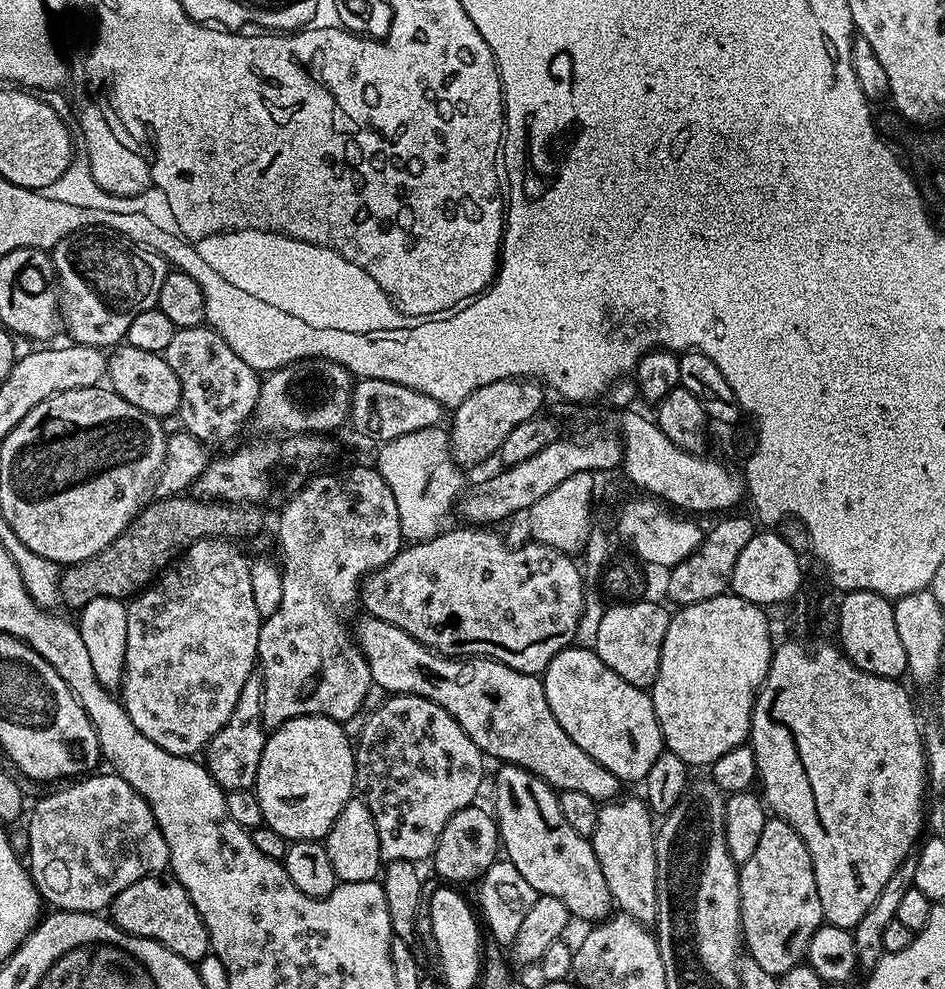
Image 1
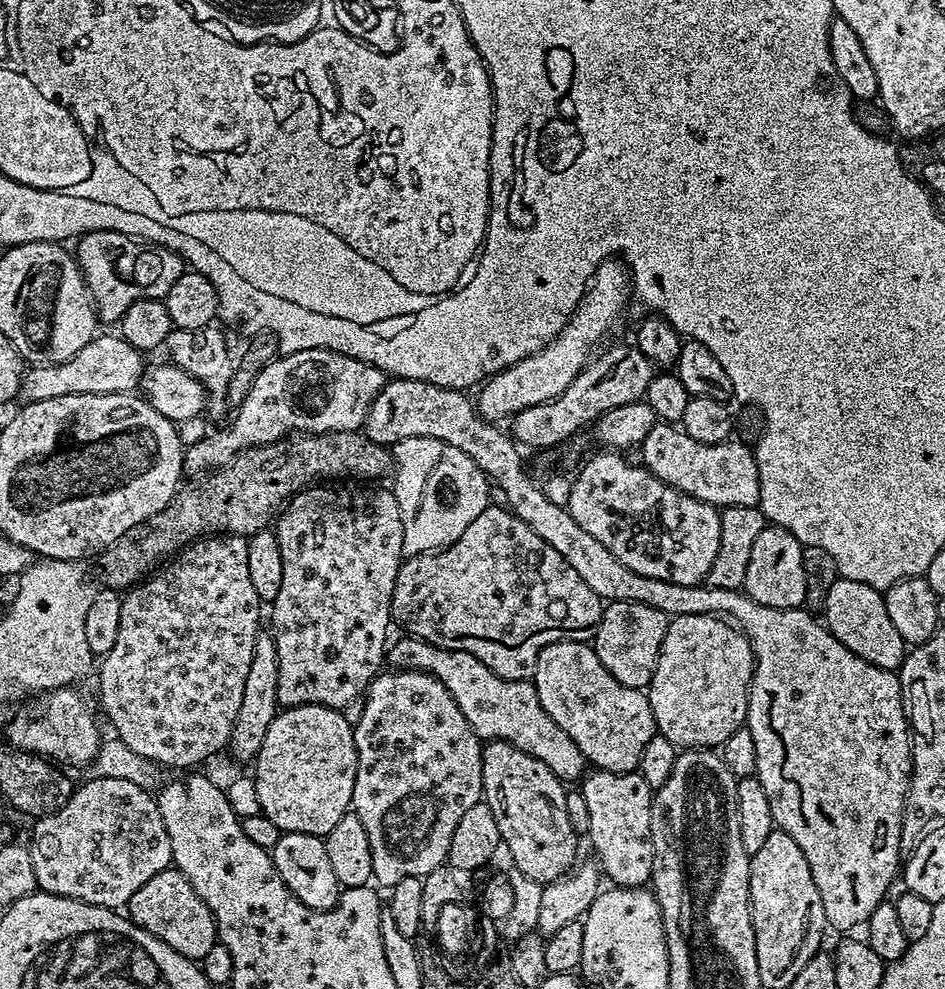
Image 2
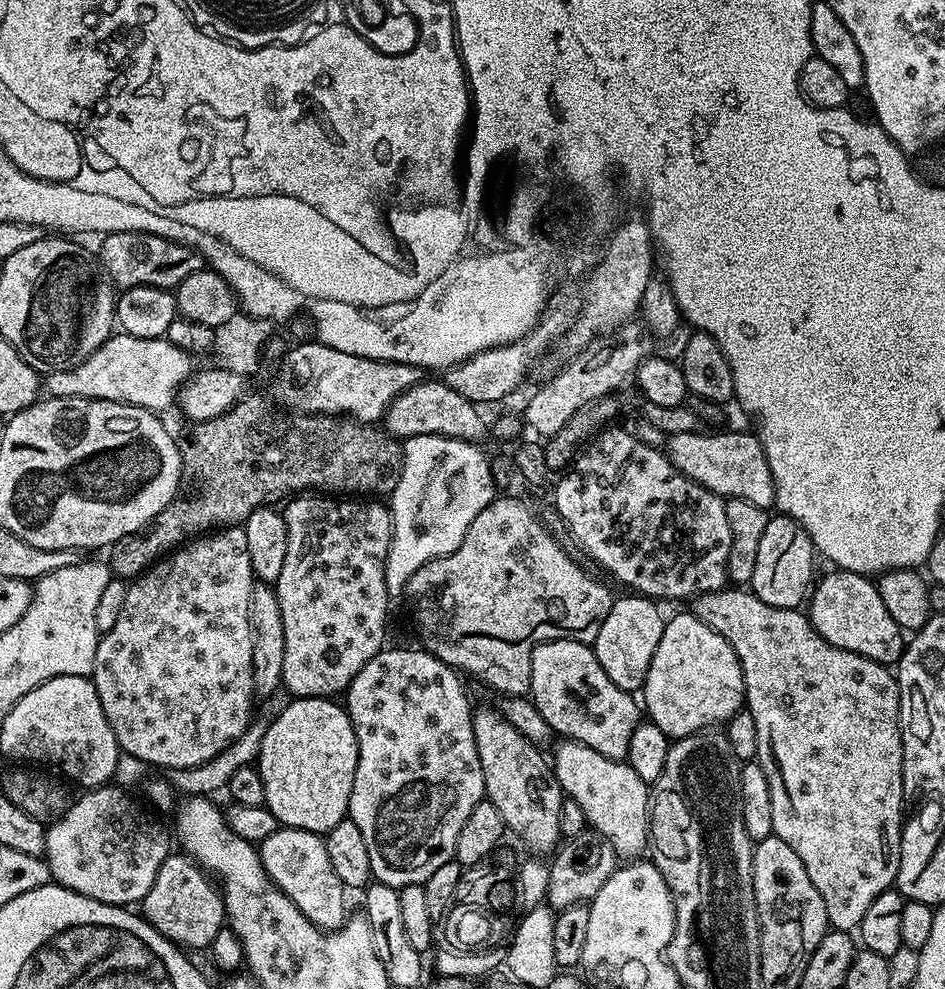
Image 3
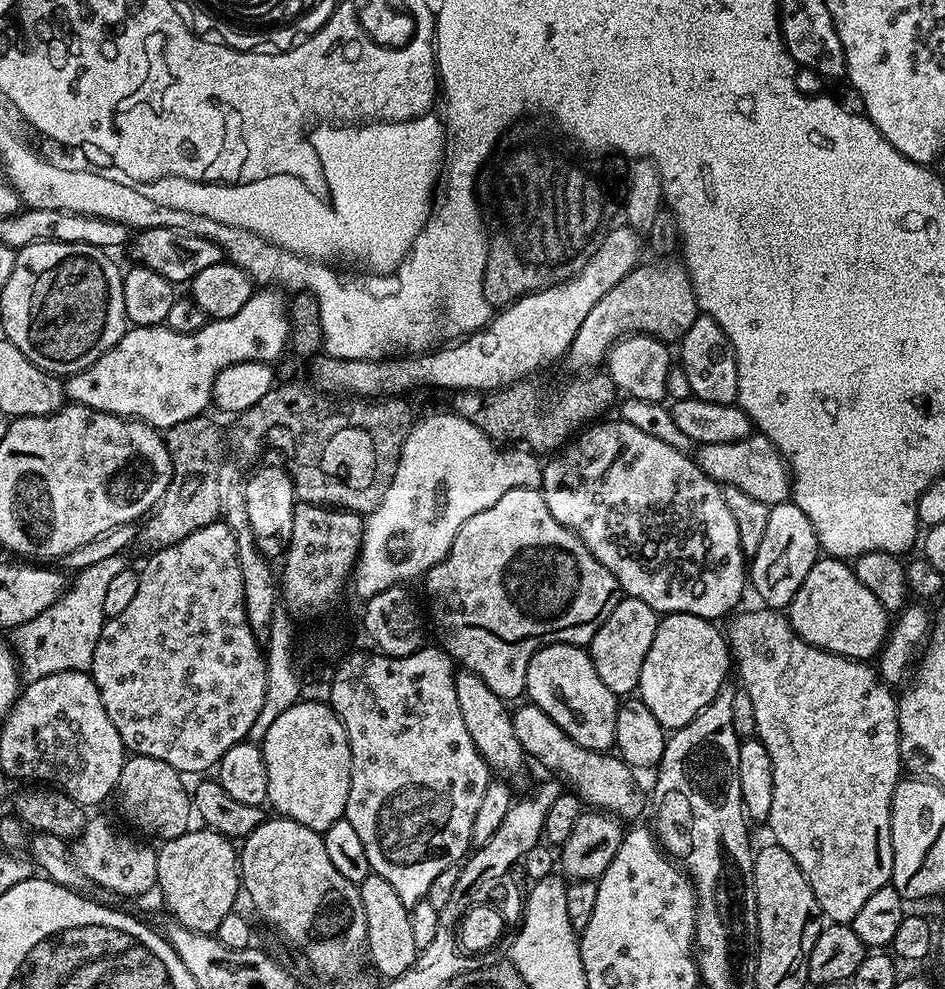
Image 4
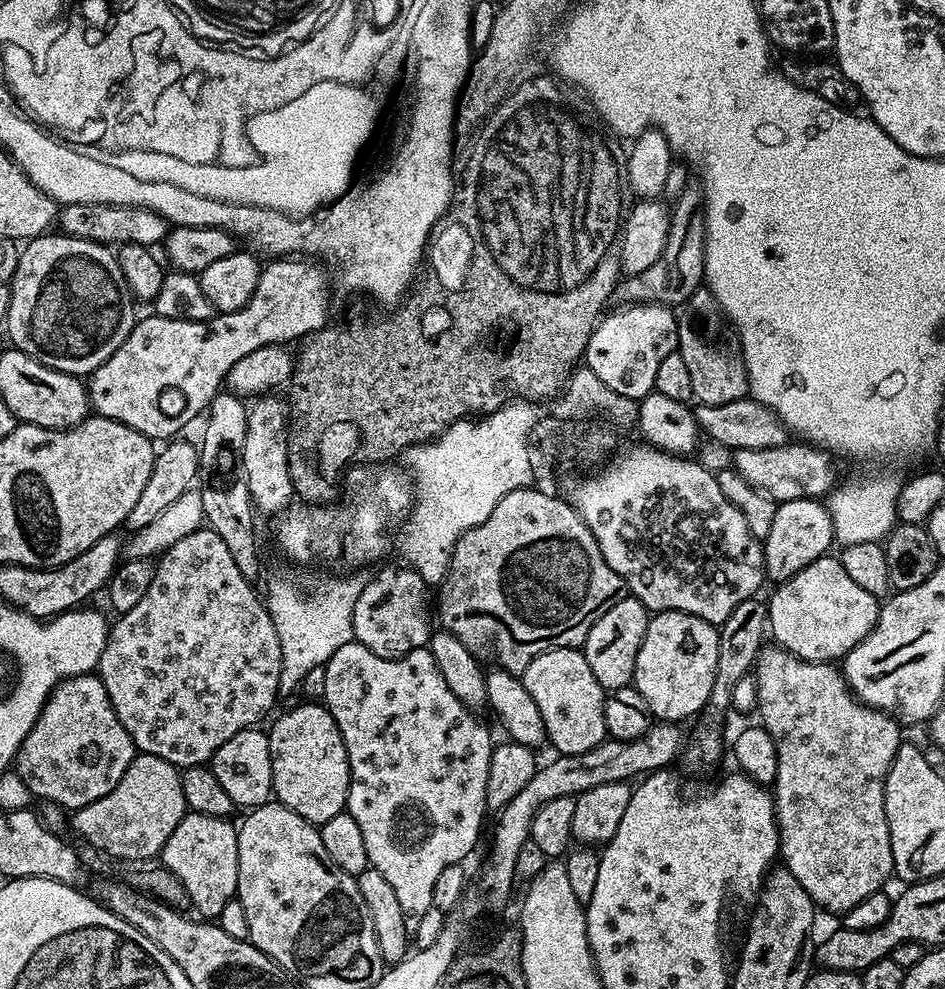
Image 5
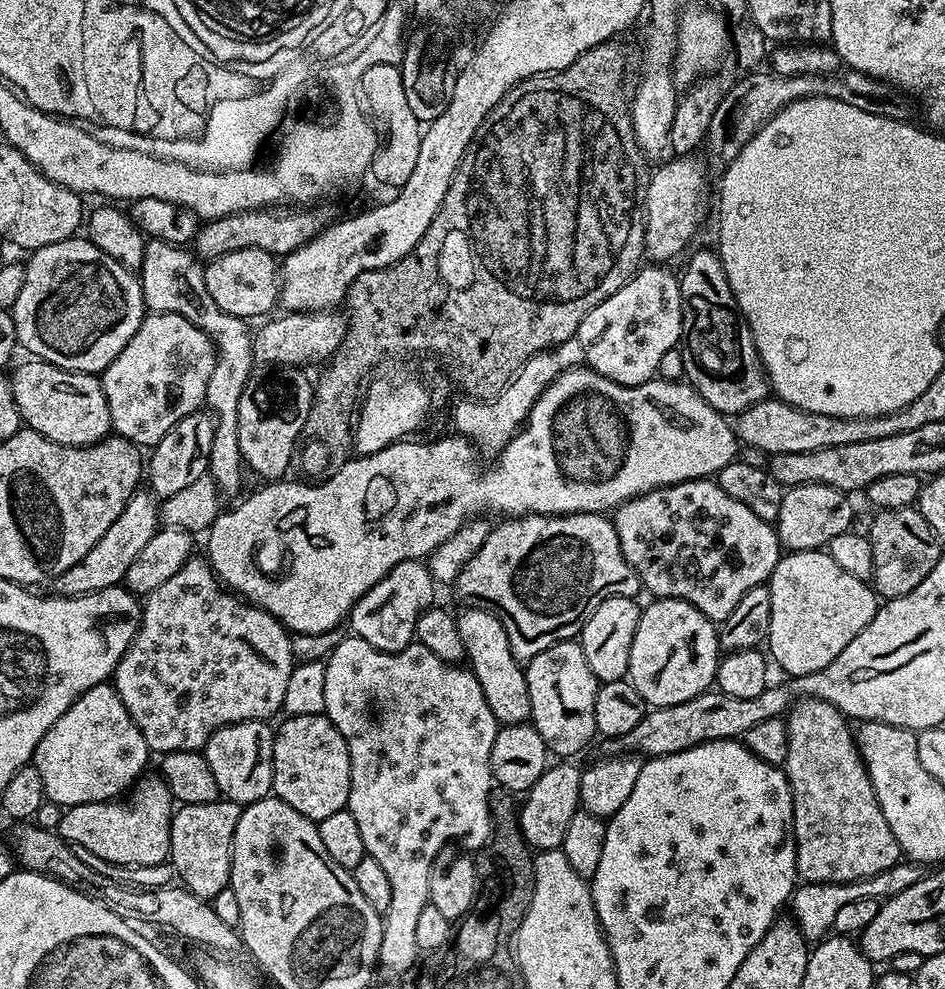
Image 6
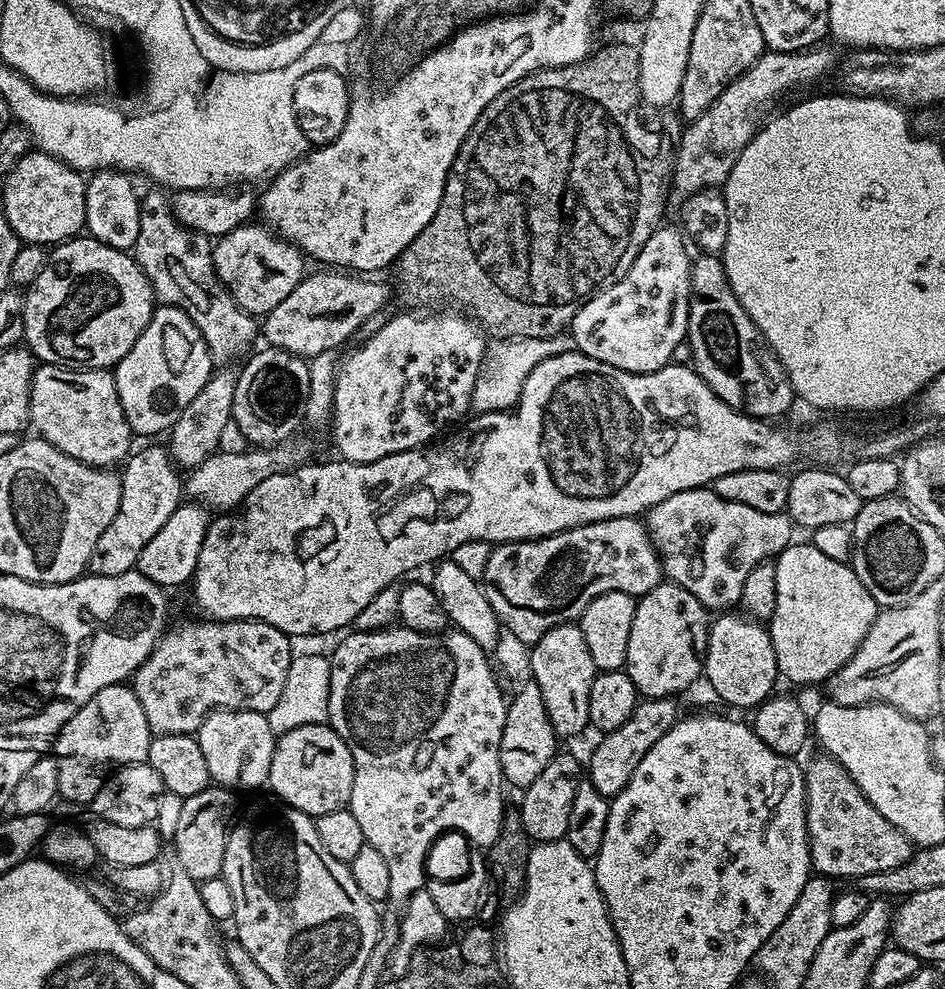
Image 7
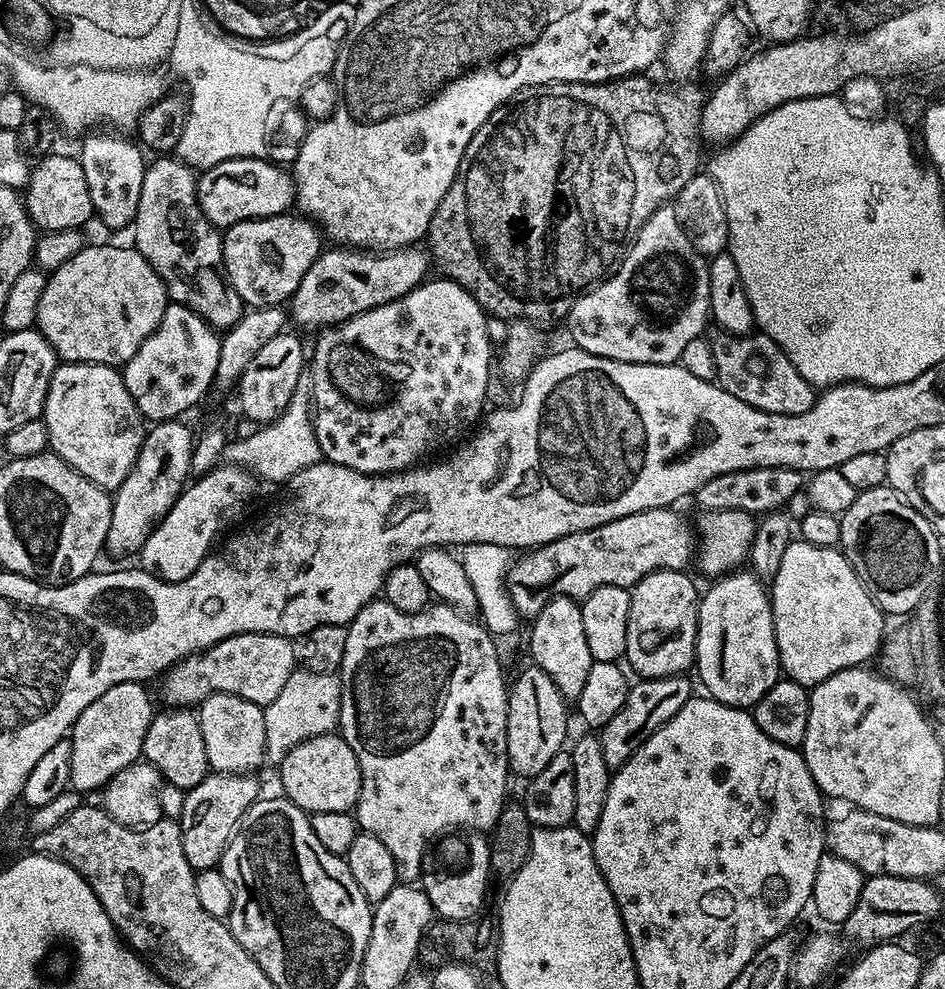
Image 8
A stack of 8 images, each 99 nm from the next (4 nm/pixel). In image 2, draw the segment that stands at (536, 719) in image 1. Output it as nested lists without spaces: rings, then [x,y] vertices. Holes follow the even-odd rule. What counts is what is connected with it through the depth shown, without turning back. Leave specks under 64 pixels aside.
[[[407,634],[401,637],[401,640],[391,641],[386,652],[387,663],[396,670],[425,672],[438,678],[438,682],[442,682],[442,686],[450,690],[454,702],[458,702],[458,710],[462,710],[466,722],[470,722],[481,741],[501,740],[517,747],[518,750],[546,762],[546,766],[554,770],[561,782],[579,781],[585,775],[586,761],[582,750],[578,750],[574,738],[570,738],[570,734],[566,734],[566,730],[562,730],[562,726],[558,726],[558,722],[554,722],[554,718],[546,714],[545,707],[538,698],[535,683],[502,678],[469,652],[439,648]]]

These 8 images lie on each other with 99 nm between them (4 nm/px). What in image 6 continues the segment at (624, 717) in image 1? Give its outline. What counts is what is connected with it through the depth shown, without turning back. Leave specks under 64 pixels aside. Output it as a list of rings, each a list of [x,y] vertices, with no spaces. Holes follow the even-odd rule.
[[[559,640],[554,646],[550,646],[546,650],[542,650],[542,654],[538,654],[533,660],[527,661],[524,668],[524,677],[526,678],[526,686],[530,690],[530,714],[531,725],[538,730],[538,734],[542,734],[542,742],[548,747],[549,753],[556,758],[576,758],[580,751],[591,742],[592,736],[597,735],[596,723],[594,722],[594,698],[596,697],[596,689],[598,681],[594,670],[590,670],[590,662],[586,662],[586,654],[582,650],[582,646],[576,640]]]

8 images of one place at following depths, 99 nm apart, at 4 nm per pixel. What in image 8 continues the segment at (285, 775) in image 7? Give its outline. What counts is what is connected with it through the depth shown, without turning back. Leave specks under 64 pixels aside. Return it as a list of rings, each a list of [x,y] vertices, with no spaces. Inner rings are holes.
[[[329,734],[298,742],[278,765],[283,795],[309,814],[322,810],[352,812],[360,793],[360,767],[354,750],[339,734]]]

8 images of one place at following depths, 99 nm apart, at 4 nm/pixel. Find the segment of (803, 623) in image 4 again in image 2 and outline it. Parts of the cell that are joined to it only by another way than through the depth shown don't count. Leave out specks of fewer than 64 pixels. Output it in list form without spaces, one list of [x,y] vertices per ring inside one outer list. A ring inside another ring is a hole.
[[[836,578],[824,596],[822,620],[834,638],[858,654],[858,658],[891,672],[896,672],[904,661],[906,645],[894,622],[890,622],[890,614],[886,614],[886,602],[881,589],[866,586],[866,582]]]

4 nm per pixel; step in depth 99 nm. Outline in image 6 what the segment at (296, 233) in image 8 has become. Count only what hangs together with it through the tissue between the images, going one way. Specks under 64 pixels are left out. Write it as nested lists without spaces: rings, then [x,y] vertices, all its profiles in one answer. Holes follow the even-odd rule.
[[[246,248],[222,254],[204,264],[204,277],[206,290],[210,290],[210,298],[214,298],[214,302],[218,302],[218,306],[226,314],[234,314],[251,321],[252,316],[267,317],[273,311],[271,308],[277,307],[280,269],[277,257],[271,256],[266,250]]]

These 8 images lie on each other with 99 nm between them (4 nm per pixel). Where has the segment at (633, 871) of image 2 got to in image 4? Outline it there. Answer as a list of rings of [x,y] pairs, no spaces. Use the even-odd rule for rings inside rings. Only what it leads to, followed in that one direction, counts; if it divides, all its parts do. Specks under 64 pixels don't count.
[[[524,702],[520,706],[521,708],[517,711],[515,709],[511,715],[515,737],[518,738],[518,742],[522,742],[522,750],[529,761],[537,760],[548,771],[545,773],[551,774],[555,779],[563,782],[571,791],[580,797],[585,805],[591,806],[593,809],[609,813],[617,818],[639,814],[640,792],[636,789],[635,778],[632,777],[635,776],[633,769],[629,768],[620,759],[619,755],[609,754],[608,752],[595,752],[589,748],[578,746],[538,705],[531,702]]]

